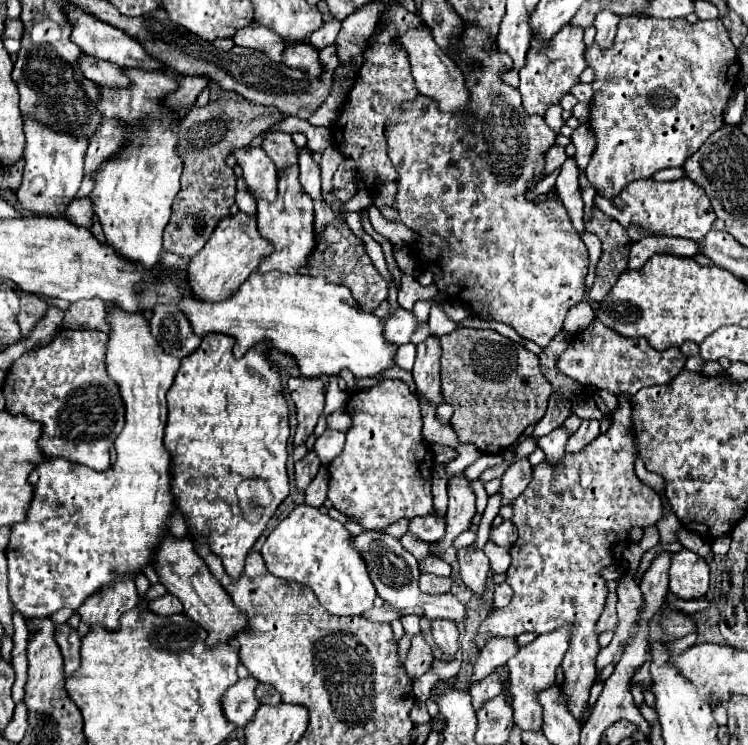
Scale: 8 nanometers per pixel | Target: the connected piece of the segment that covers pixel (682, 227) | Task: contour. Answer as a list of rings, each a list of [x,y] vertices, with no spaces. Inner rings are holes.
[[[687,176],[673,182],[657,182],[653,178],[636,180],[629,183],[621,192],[621,196],[595,198],[595,204],[597,208],[601,208],[601,212],[619,222],[623,228],[637,226],[651,236],[679,236],[697,242],[705,238],[717,218],[711,210],[705,190]]]

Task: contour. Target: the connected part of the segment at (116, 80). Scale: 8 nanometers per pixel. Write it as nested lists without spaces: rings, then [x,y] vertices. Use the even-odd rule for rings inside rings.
[[[81,54],[79,56],[79,68],[83,72],[85,78],[93,80],[99,86],[125,86],[127,78],[123,76],[123,70],[117,68],[113,62],[107,60],[99,60],[95,56],[89,54]]]

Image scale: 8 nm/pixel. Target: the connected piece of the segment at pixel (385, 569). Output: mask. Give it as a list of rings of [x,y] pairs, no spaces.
[[[367,530],[363,534],[359,534],[355,538],[357,548],[361,548],[361,552],[365,552],[365,562],[369,568],[369,576],[377,588],[377,594],[383,598],[383,602],[387,602],[391,608],[403,610],[403,612],[411,612],[411,610],[423,610],[427,618],[435,620],[435,618],[445,618],[451,622],[459,622],[465,616],[465,606],[451,594],[439,594],[439,596],[431,596],[431,594],[423,594],[419,590],[419,568],[417,568],[417,560],[411,552],[407,552],[401,542],[389,534],[383,532],[375,532],[375,530]]]

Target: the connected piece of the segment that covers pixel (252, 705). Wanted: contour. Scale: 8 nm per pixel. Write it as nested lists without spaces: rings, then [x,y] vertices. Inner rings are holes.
[[[247,676],[233,684],[233,688],[229,688],[229,692],[223,696],[225,718],[235,724],[235,728],[245,728],[245,724],[253,720],[259,708],[259,702],[255,698],[257,684],[259,682],[253,676]]]

